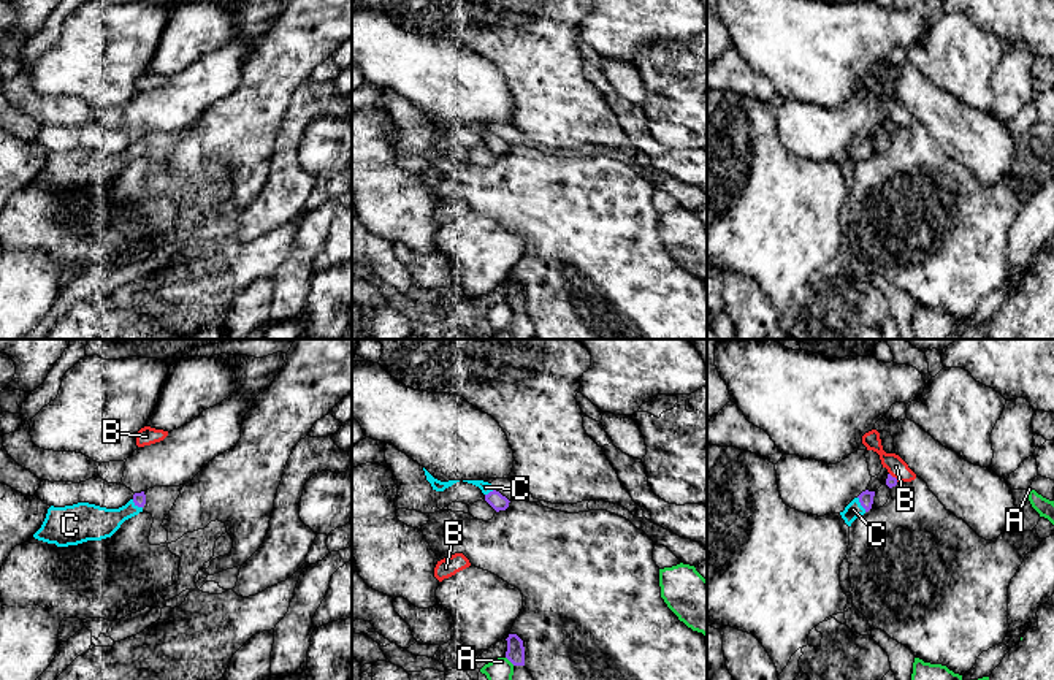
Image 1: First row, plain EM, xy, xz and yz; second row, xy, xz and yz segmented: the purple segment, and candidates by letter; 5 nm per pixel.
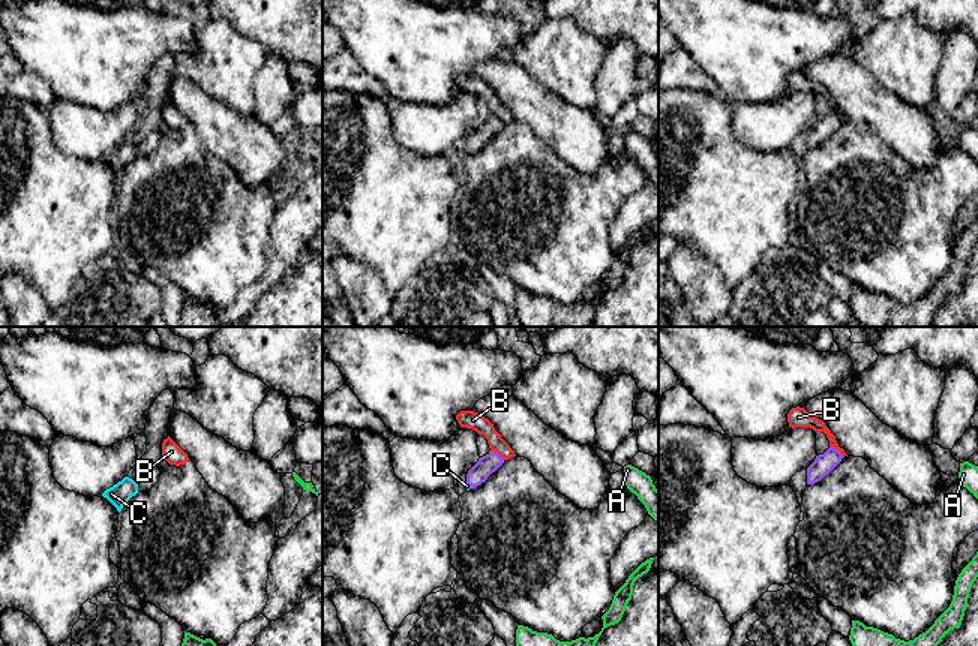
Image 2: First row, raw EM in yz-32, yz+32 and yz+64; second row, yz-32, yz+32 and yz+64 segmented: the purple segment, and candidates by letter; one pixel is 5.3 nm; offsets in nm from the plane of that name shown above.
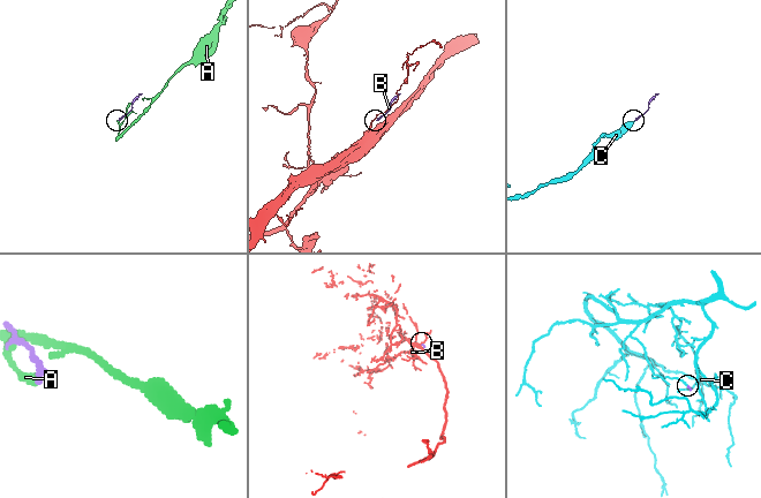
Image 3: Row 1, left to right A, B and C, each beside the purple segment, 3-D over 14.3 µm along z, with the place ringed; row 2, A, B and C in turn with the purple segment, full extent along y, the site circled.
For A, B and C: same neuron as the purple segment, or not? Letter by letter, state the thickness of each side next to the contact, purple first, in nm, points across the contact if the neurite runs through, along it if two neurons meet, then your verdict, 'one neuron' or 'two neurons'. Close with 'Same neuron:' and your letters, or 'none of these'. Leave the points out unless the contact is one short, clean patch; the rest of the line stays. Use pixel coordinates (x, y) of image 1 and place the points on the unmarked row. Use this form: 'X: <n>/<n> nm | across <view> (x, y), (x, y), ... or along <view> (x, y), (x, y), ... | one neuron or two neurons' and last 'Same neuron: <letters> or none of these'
A: 100/130 nm | along xz (506, 301), (514, 309) | two neurons
B: 50/100 nm | along yz (889, 118), (897, 126) | two neurons
C: 80/80 nm | across yz (866, 143), (861, 149), (853, 154) | one neuron
Same neuron: C

